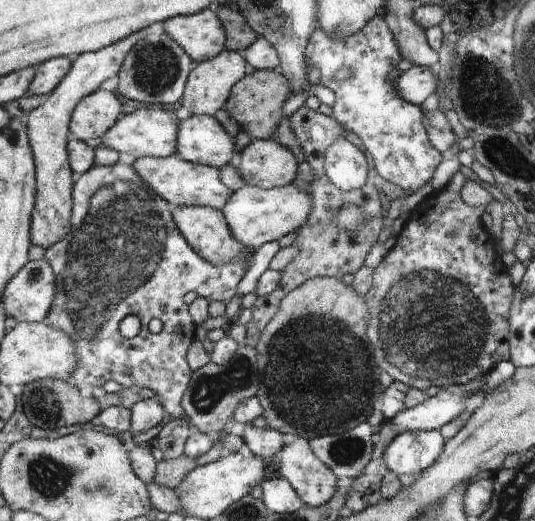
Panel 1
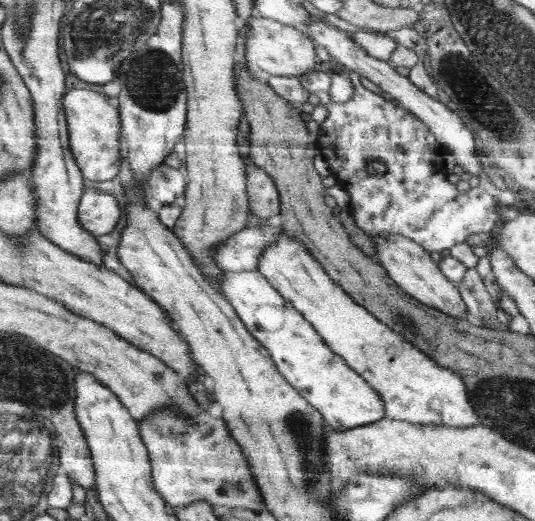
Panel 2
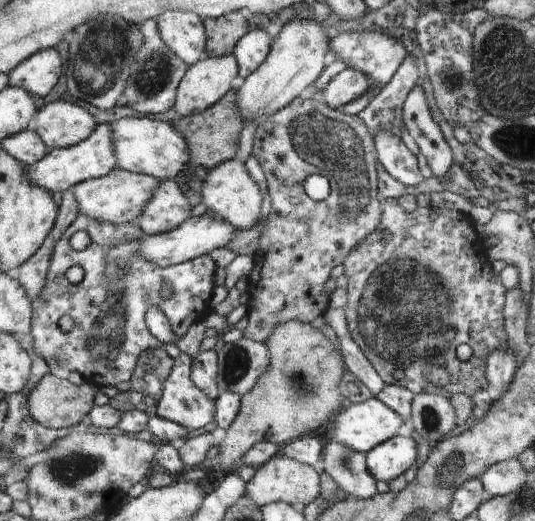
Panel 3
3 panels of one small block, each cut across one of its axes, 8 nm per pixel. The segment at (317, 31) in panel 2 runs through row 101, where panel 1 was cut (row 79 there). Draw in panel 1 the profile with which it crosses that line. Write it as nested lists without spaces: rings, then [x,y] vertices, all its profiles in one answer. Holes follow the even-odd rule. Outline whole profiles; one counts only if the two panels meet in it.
[[[414,65],[406,70],[402,76],[394,80],[395,90],[402,99],[412,105],[424,103],[433,92],[436,93],[438,84],[437,70],[426,69]]]

